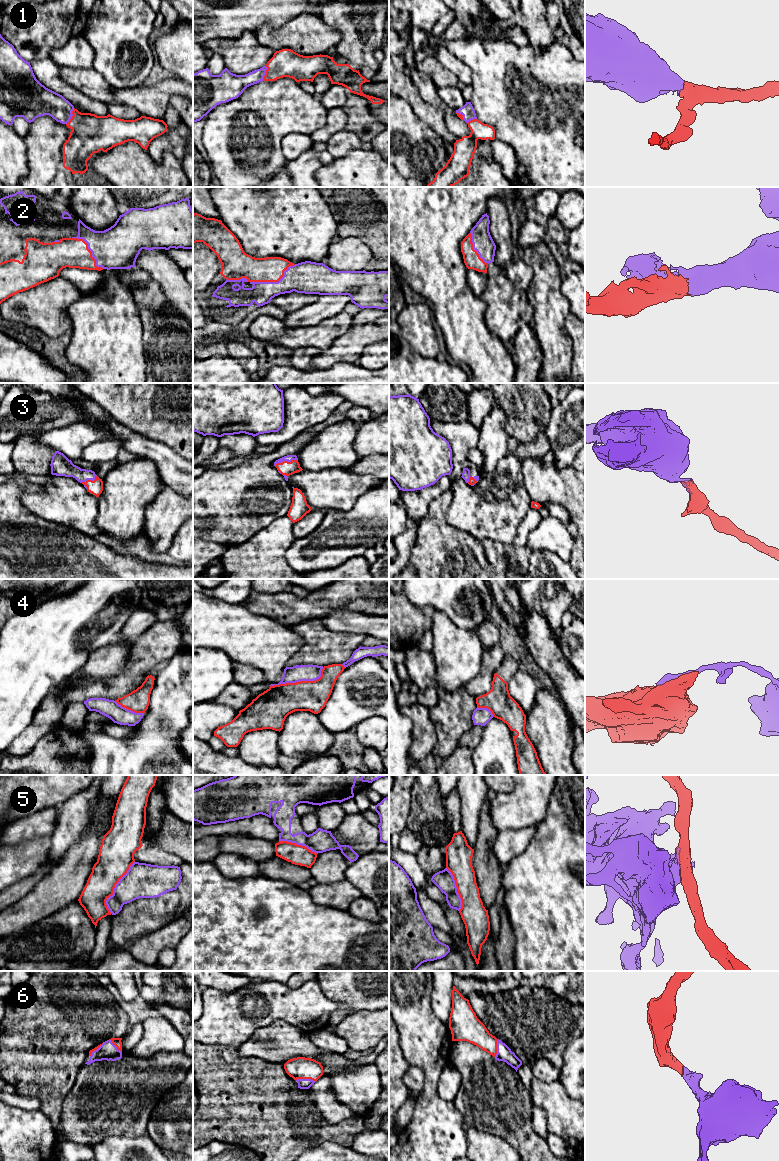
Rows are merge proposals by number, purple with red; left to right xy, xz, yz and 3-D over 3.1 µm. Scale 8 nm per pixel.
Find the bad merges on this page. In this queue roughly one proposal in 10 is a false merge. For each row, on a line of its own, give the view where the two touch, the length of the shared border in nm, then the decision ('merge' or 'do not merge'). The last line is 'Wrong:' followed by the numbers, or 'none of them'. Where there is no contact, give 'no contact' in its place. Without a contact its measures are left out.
1: xy | 150 nm | merge
2: xz | 400 nm | merge
3: xz | 190 nm | merge
4: xz | 460 nm | do not merge
5: xy | 460 nm | do not merge
6: xz | 160 nm | merge
Wrong: 4, 5

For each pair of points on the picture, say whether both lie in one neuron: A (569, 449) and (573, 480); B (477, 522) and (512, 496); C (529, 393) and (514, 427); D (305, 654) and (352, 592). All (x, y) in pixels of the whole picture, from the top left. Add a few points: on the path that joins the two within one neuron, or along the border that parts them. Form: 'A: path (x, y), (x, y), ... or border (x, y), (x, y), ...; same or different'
A: border (553, 462), (558, 467), (570, 465); different
B: path (486, 516), (493, 516), (504, 505); same
C: path (529, 401), (529, 412), (522, 419); same
D: border (317, 618), (304, 620), (294, 625); different

